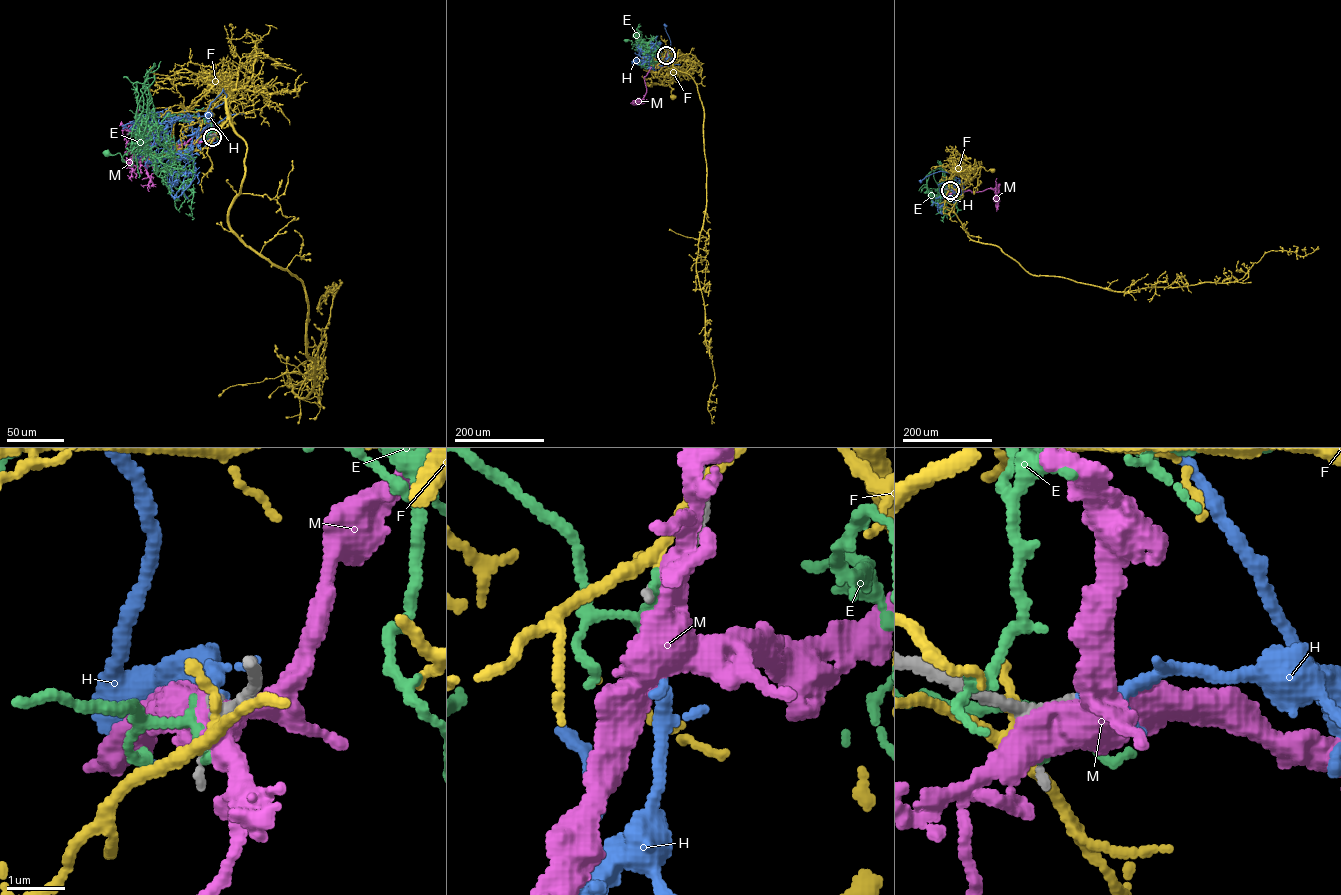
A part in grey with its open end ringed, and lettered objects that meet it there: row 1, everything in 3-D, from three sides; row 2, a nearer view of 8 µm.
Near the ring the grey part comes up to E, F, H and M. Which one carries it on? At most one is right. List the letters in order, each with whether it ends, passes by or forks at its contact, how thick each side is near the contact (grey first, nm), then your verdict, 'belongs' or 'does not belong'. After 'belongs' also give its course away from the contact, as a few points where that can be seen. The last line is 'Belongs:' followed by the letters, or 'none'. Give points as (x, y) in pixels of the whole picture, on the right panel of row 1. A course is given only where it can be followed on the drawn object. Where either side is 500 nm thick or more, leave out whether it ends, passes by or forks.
E: it passes by; calibres 160 and 130 nm; does not belong
F: it passes by; calibres 280 and 220 nm; does not belong
H: it passes by; calibres 140 and 140 nm; belongs; course (950, 190), (956, 190), (960, 182), (950, 173), (940, 171), (920, 181)
M: calibres 190 and 550 nm; does not belong
Belongs: H

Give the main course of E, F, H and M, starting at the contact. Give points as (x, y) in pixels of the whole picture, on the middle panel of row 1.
E: (666, 55), (664, 53), (664, 59), (650, 57), (640, 44), (625, 40)
F: (666, 55), (672, 54), (674, 60), (669, 82), (672, 97)
H: (666, 55), (661, 61), (663, 65), (672, 56), (665, 25)
M: (666, 55), (644, 77), (646, 92), (642, 102), (638, 101)

